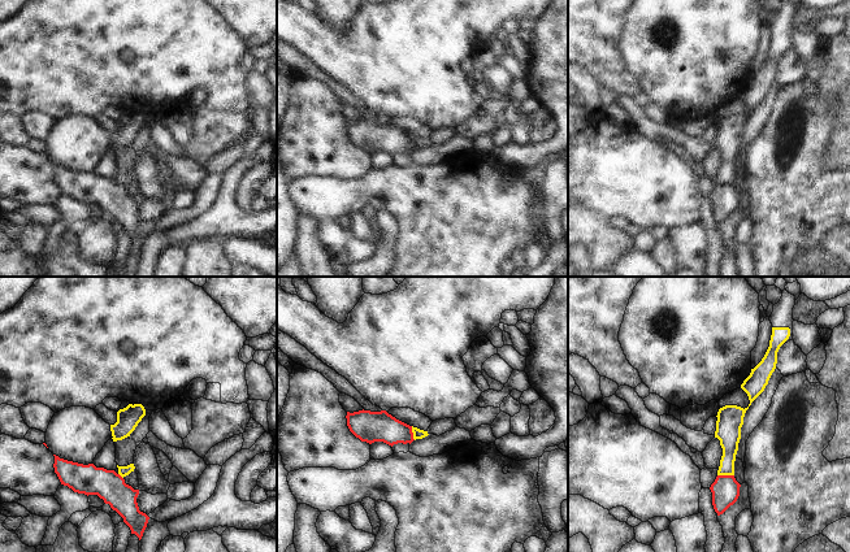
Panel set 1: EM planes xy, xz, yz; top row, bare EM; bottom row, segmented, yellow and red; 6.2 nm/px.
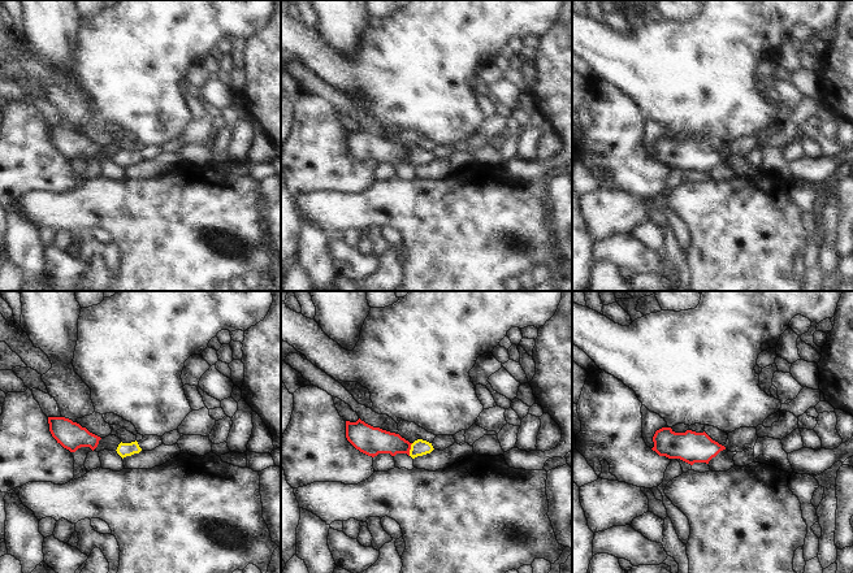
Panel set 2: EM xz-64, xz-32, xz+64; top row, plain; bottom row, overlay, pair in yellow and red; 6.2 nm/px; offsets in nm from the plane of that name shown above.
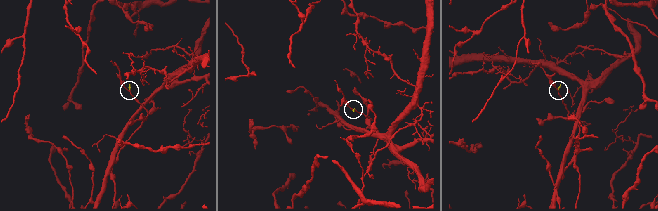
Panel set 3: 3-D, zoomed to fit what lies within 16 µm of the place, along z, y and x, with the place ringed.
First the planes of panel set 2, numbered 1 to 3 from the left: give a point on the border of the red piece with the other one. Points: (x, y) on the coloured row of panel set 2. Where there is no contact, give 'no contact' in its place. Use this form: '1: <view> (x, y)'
1: no contact
2: xz-32 (410, 450)
3: no contact

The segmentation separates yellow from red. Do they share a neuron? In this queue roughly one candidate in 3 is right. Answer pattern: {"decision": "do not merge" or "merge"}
{"decision": "do not merge"}

